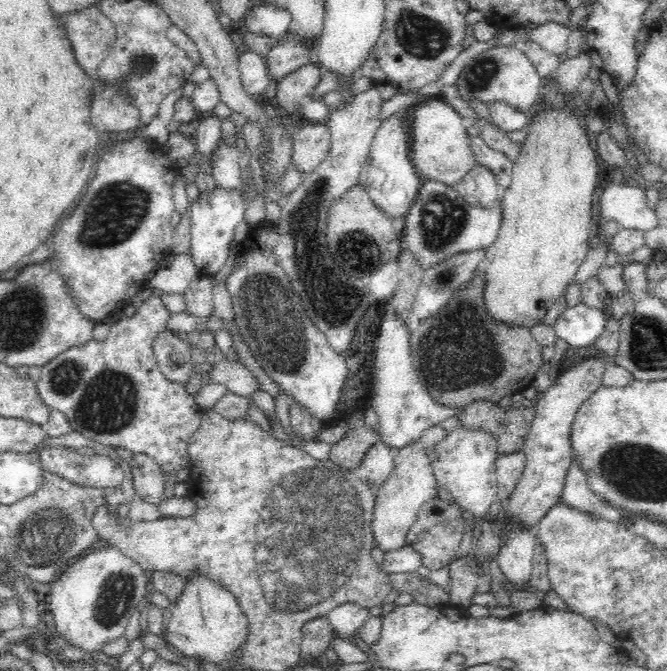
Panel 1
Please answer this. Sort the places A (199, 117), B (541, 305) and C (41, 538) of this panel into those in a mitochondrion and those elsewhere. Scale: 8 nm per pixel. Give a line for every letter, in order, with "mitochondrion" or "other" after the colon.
A: other
B: other
C: mitochondrion

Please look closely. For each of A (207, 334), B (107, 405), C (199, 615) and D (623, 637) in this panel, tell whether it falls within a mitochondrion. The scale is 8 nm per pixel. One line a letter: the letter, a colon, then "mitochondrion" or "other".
A: other
B: mitochondrion
C: other
D: other

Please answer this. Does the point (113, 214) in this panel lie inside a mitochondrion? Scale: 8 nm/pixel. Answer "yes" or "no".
yes

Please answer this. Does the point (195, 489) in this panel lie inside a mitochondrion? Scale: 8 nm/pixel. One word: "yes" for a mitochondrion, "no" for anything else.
no

